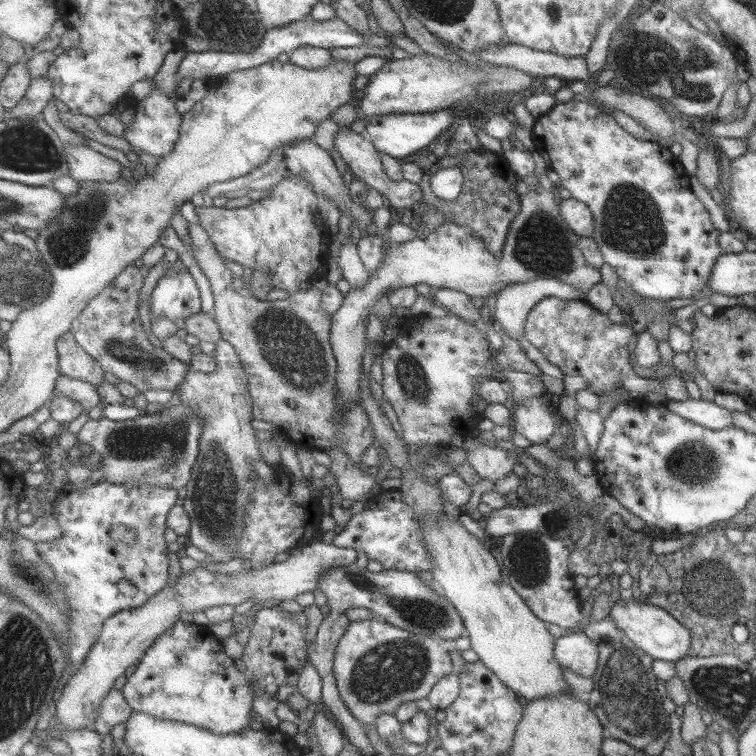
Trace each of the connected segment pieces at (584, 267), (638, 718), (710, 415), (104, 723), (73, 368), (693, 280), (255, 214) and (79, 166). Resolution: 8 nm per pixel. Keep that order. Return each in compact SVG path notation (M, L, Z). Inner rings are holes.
M539 183L534 187L528 186L528 191L524 196L520 196L520 209L509 223L507 234L505 235L502 249L499 256L491 254L483 244L477 244L474 236L467 226L459 226L452 222L443 221L434 232L427 237L419 239L415 237L407 243L391 245L389 243L385 255L382 257L380 265L368 275L368 281L359 288L353 288L346 296L344 305L334 315L334 326L332 327L331 343L334 354L339 364L339 374L337 383L339 384L339 394L337 394L336 408L344 408L348 405L359 403L359 383L361 383L361 356L366 346L366 324L365 318L371 314L371 308L380 297L384 296L387 289L395 289L401 286L412 286L417 283L427 284L431 290L437 288L449 288L469 297L484 298L488 305L492 297L508 284L521 283L524 280L534 278L555 278L572 286L580 296L600 281L599 269L589 265L577 248L578 236L567 226L561 218L559 199L554 191L543 189Z
M611 620L589 624L583 632L598 650L596 671L592 674L592 690L585 698L588 707L615 739L642 750L668 727L668 717L657 696L656 678L651 672L652 658L637 648L630 638Z
M690 398L685 401L667 400L666 409L711 430L721 430L732 424L731 412L717 406L713 401Z
M113 689L107 696L101 708L102 713L93 728L102 735L109 734L117 724L128 724L134 708L127 702L122 690Z
M71 332L60 338L58 348L62 376L91 383L95 387L105 382L105 370L101 364L77 343Z
M572 99L565 103L555 103L549 112L535 119L530 129L530 134L534 150L543 158L546 169L553 170L558 175L557 187L566 188L571 198L587 205L593 217L594 227L591 237L595 240L605 264L609 264L611 268L614 268L618 278L624 280L627 284L627 288L647 298L679 303L690 301L690 299L699 296L701 290L708 286L715 259L723 253L723 249L718 243L720 232L712 227L705 206L691 193L688 181L689 175L685 173L677 157L669 151L668 147L660 145L655 140L653 142L639 140L615 123L612 116L599 112L595 105L587 101L572 101Z
M290 176L282 184L270 188L270 194L249 206L225 208L224 206L196 206L198 222L209 232L218 253L229 261L234 261L252 270L268 272L272 288L288 291L289 296L314 281L328 278L331 232L326 226L320 209L321 198L302 176Z
M65 143L65 156L71 167L71 175L79 182L86 180L113 182L117 178L121 178L121 174L123 174L121 162L82 144Z

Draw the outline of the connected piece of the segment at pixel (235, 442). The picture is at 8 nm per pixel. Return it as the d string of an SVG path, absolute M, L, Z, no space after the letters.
M225 339L215 343L219 371L213 374L189 370L179 386L180 401L192 406L202 418L200 456L182 504L192 520L190 542L210 556L211 563L231 562L246 532L246 508L258 486L253 460L261 459L258 430L253 428L254 402L238 351Z

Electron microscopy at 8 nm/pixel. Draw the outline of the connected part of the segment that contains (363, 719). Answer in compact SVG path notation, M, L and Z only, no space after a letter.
M371 617L349 623L335 651L334 671L340 697L355 715L355 720L362 726L371 726L375 725L378 714L393 715L403 702L426 698L433 685L442 676L451 673L451 661L448 651L441 648L438 640L407 632L381 618Z

